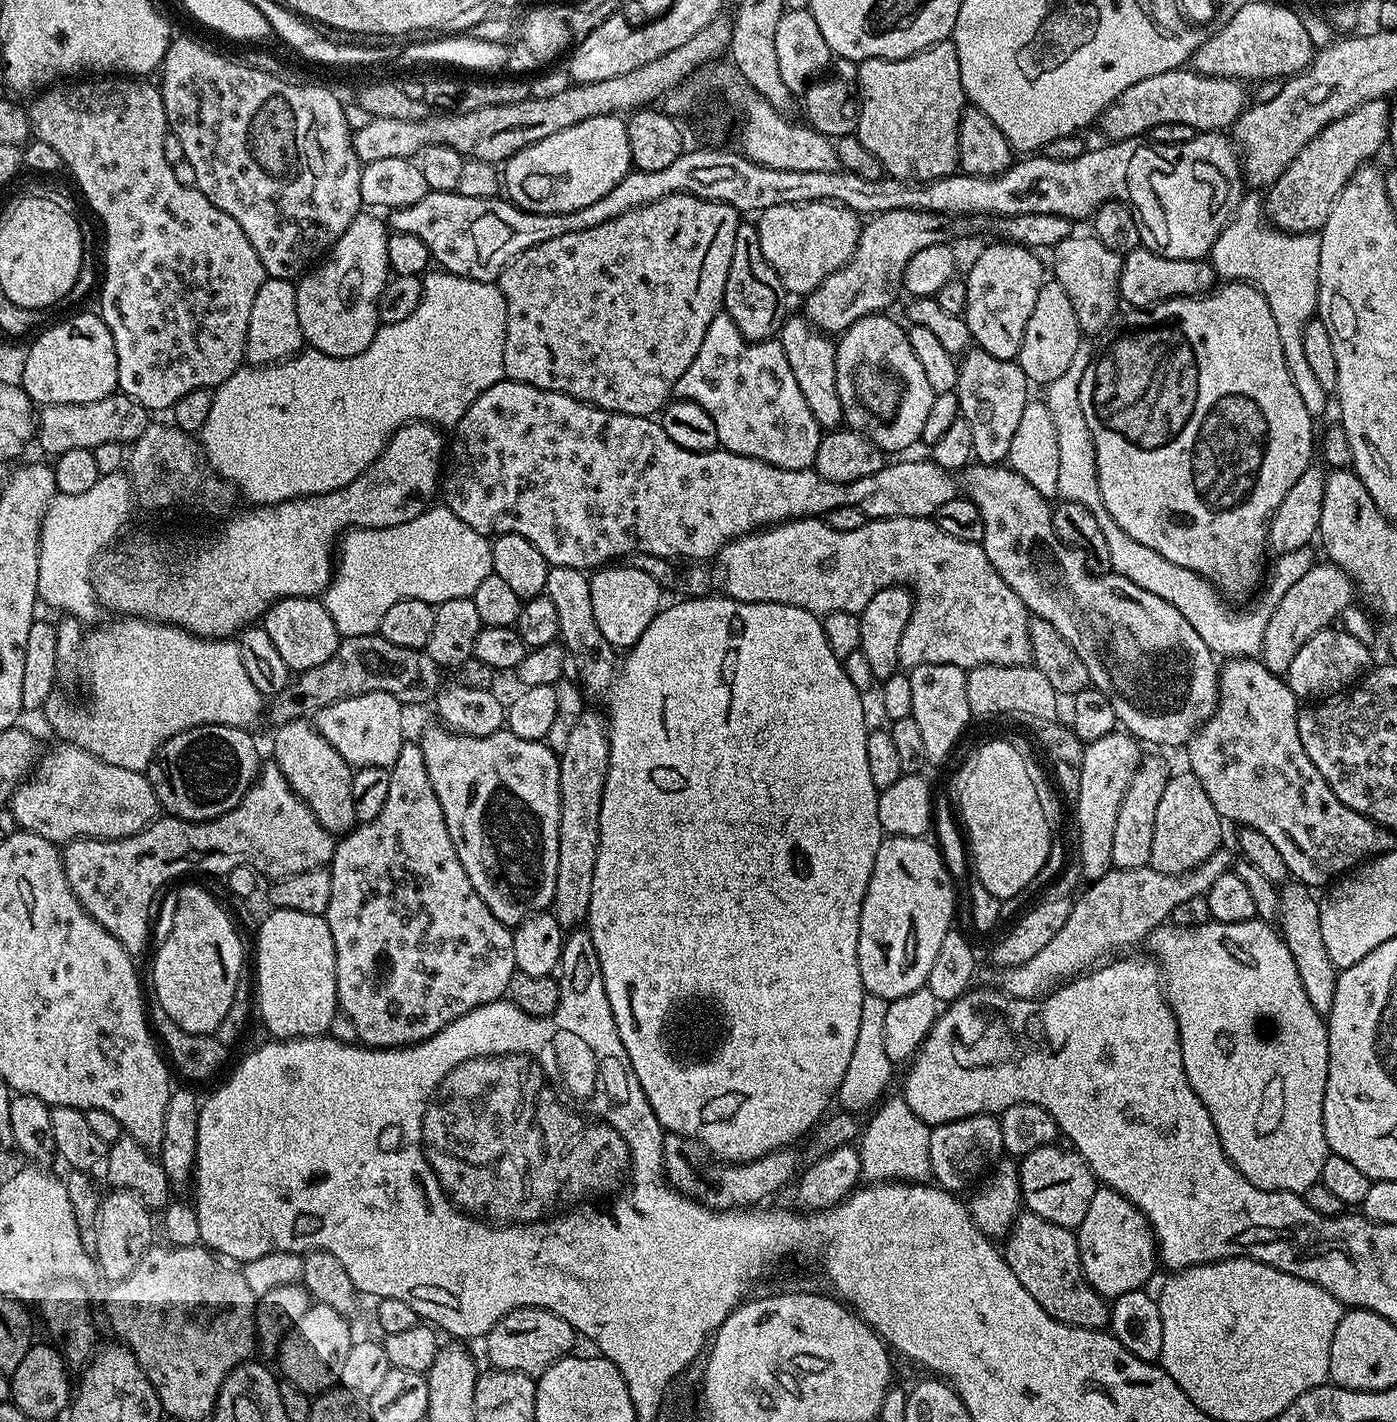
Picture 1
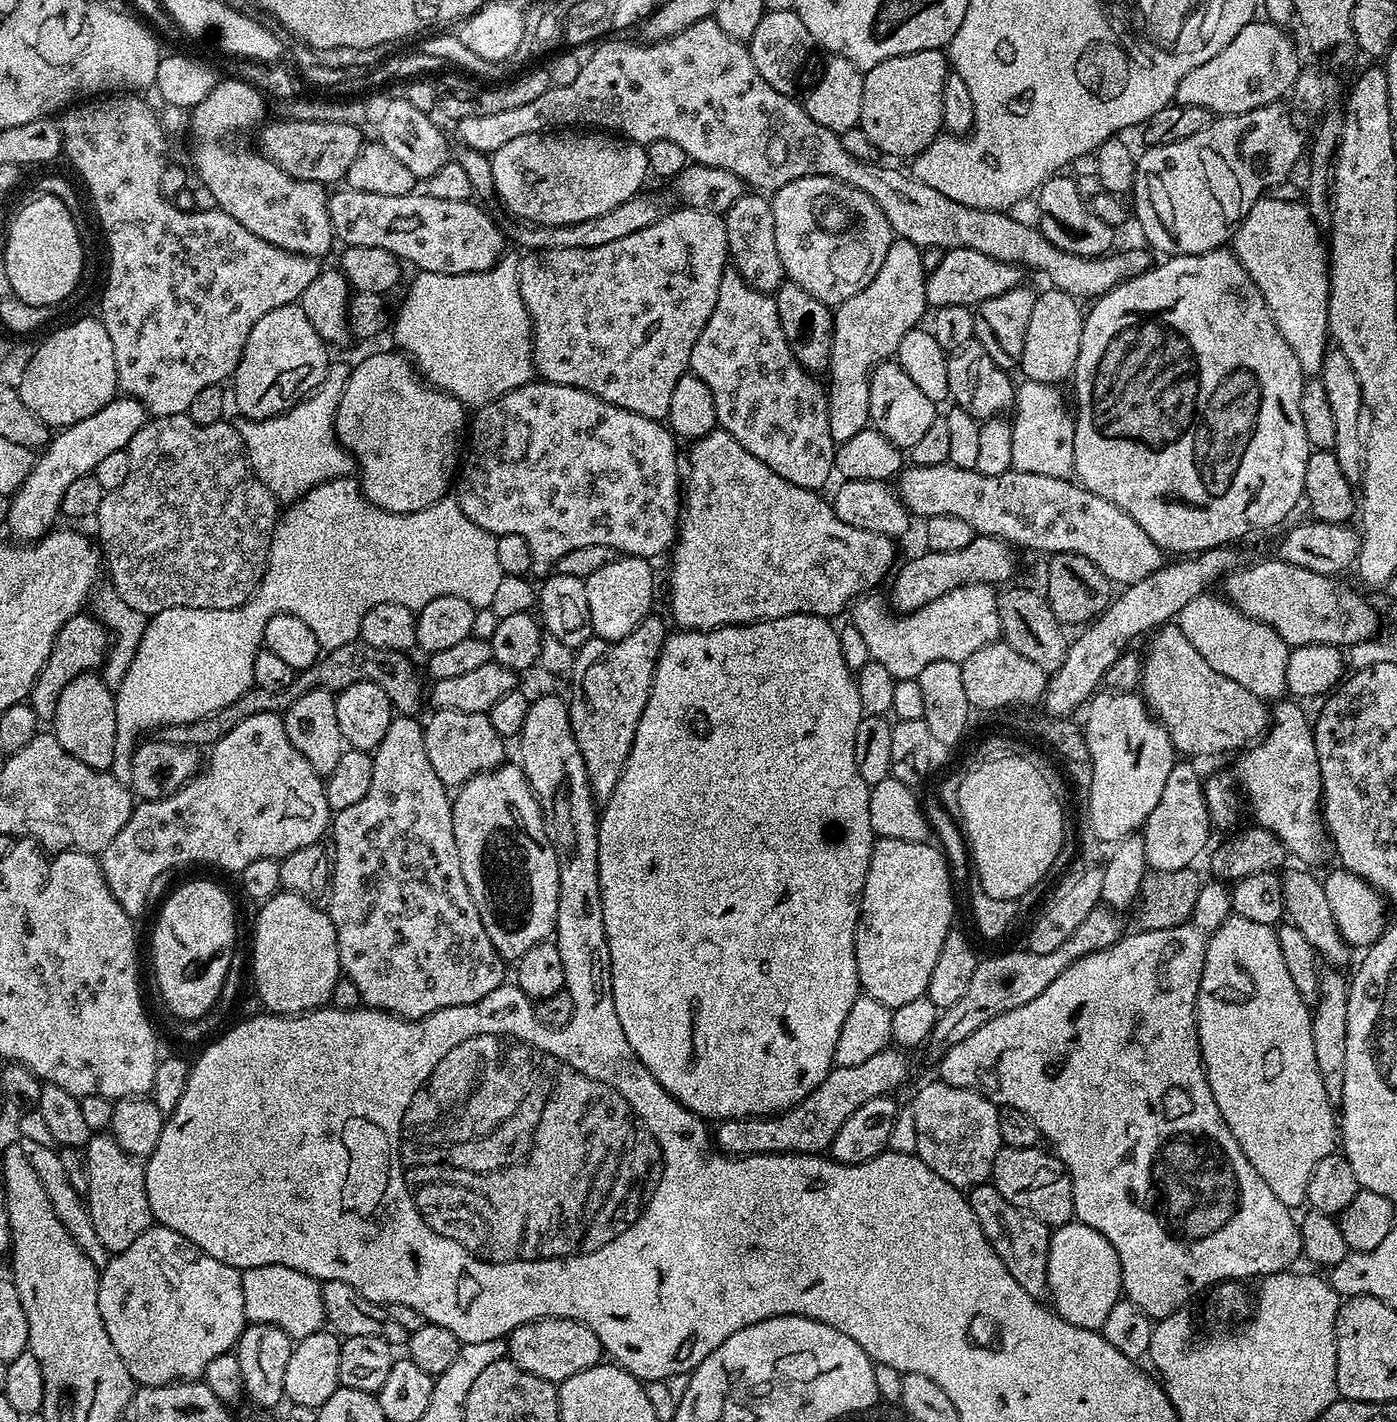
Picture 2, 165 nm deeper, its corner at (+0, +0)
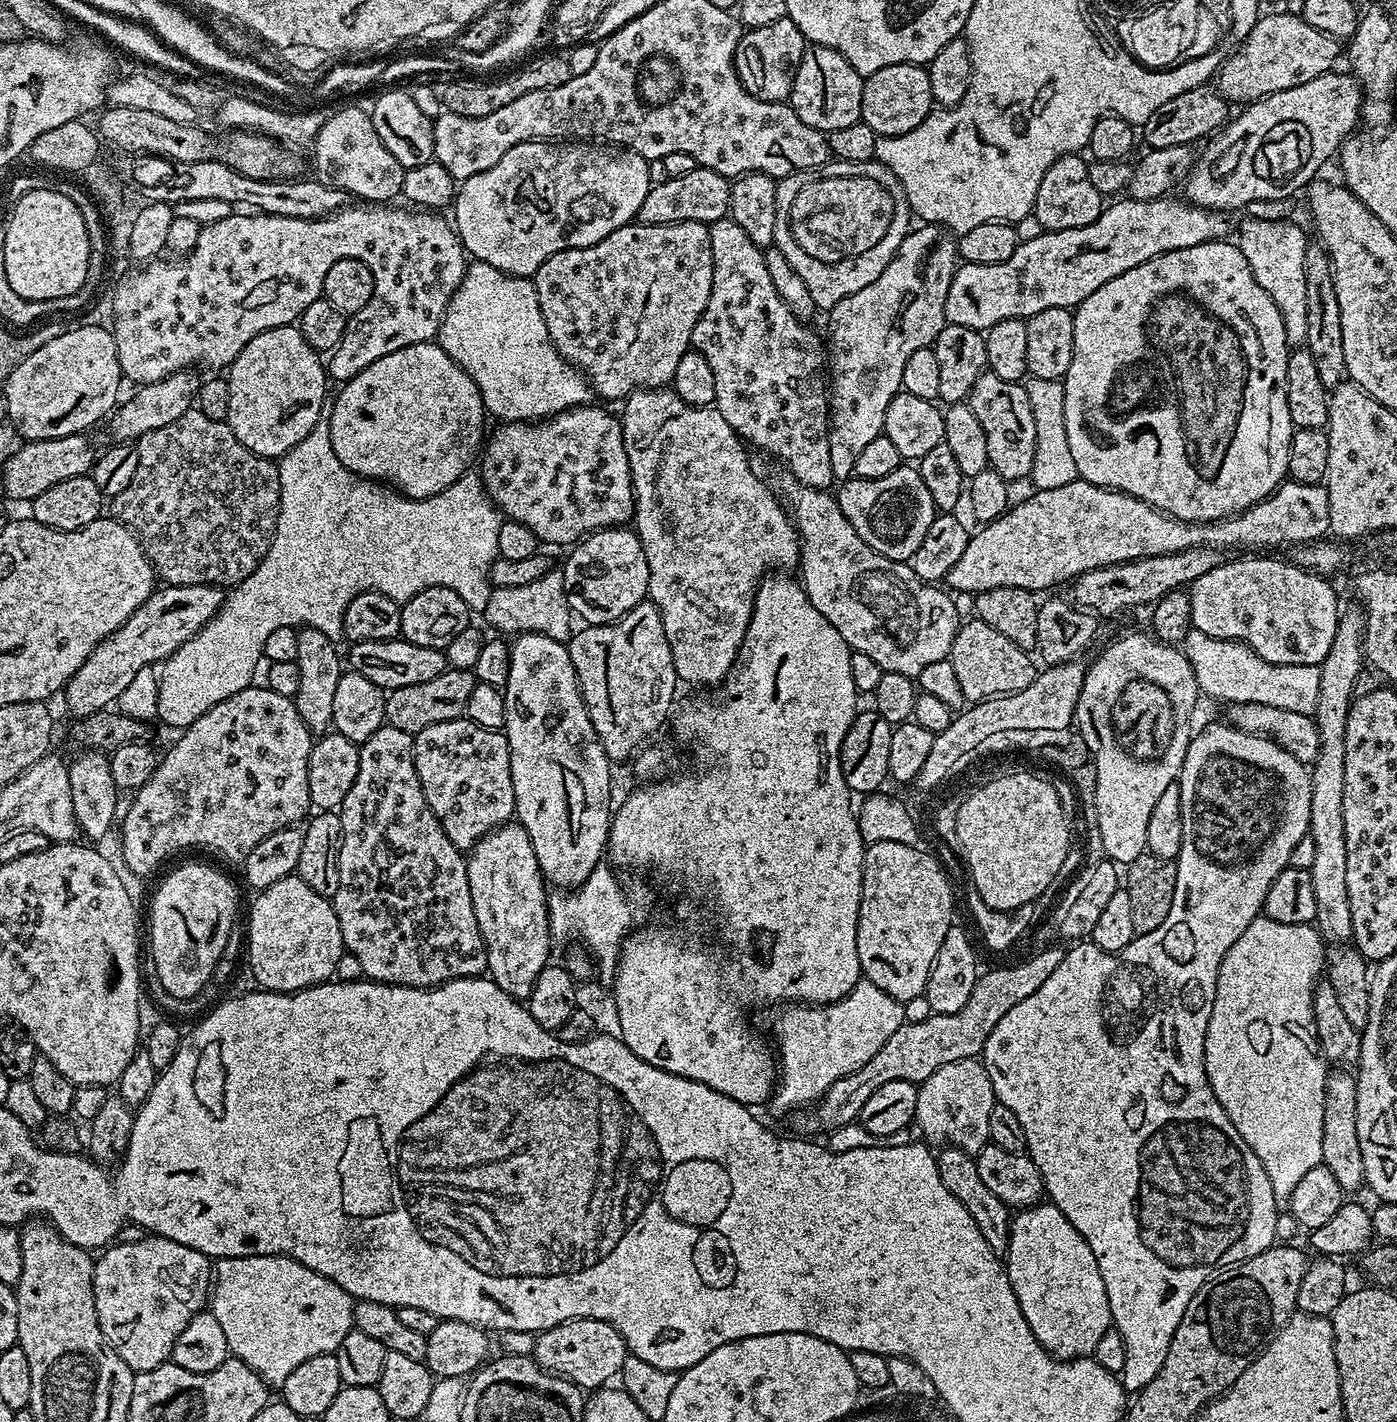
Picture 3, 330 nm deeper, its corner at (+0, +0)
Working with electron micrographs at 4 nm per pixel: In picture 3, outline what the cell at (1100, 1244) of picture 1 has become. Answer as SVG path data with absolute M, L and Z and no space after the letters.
M1041 1202L1017 1211L1011 1217L1008 1229L1006 1267L1010 1286L1014 1286L1014 1294L1018 1298L1018 1306L1040 1345L1058 1360L1091 1357L1102 1334L1106 1334L1106 1330L1112 1327L1110 1302L1106 1298L1102 1274L1098 1274L1094 1250L1090 1250L1086 1238L1082 1238L1082 1234L1074 1230L1066 1214L1062 1214L1062 1210L1058 1210L1051 1202Z

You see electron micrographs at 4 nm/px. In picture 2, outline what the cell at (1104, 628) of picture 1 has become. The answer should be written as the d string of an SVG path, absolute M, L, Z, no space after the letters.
M1169 622L1157 629L1151 637L1152 641L1148 644L1148 657L1142 660L1142 667L1138 672L1138 688L1144 697L1144 703L1148 705L1153 716L1168 729L1168 737L1172 743L1172 747L1176 749L1177 753L1186 755L1188 758L1196 758L1192 756L1216 756L1219 752L1232 752L1243 750L1256 743L1257 740L1263 737L1264 733L1270 727L1270 708L1265 701L1260 697L1250 694L1250 690L1246 690L1246 686L1238 686L1238 682L1226 678L1226 674L1218 674L1218 670L1214 670L1214 666L1206 663L1206 658L1202 658L1202 654L1198 654L1198 650L1194 650L1194 646L1190 646L1190 642L1186 638L1186 634L1182 634L1179 623Z

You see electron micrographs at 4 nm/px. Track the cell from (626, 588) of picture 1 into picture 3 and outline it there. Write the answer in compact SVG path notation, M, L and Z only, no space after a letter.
M631 527L600 528L596 532L589 532L569 552L572 553L569 554L568 561L562 565L566 598L568 607L579 619L580 616L584 619L585 625L612 624L639 604L645 603L650 582L650 566L646 566L646 554L642 550L642 542Z

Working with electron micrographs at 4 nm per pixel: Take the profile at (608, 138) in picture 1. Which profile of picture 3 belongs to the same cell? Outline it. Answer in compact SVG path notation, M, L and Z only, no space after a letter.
M527 140L510 150L506 150L506 154L502 154L502 158L498 158L498 162L494 162L494 166L490 166L490 170L482 170L478 174L466 178L457 187L454 201L454 213L456 212L456 216L454 215L454 227L456 233L460 236L460 241L464 243L465 253L473 261L489 264L511 276L532 278L535 277L536 271L542 266L542 262L546 262L546 258L550 258L562 250L594 246L594 242L602 242L602 238L606 238L614 230L633 223L638 214L638 206L642 206L642 201L645 200L646 194L651 190L654 183L654 177L648 173L648 168L650 168L649 161L645 160L642 154L638 154L629 148L613 146L607 142Z

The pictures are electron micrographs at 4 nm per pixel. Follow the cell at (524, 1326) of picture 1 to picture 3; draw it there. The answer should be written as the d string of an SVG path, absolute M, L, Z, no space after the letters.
M567 1320L536 1336L532 1351L537 1364L582 1390L595 1390L615 1381L622 1362L630 1355L622 1334L605 1320Z

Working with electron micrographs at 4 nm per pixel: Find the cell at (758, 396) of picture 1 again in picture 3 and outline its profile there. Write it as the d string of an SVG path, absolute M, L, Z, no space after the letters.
M730 218L715 220L713 224L708 225L708 233L710 234L710 254L714 254L714 282L710 286L710 302L706 302L706 310L694 326L692 348L700 352L706 358L706 362L710 362L710 371L714 373L714 394L716 395L714 407L722 414L722 418L726 418L726 422L730 422L730 426L741 440L749 445L754 444L756 447L762 448L772 456L777 456L788 467L785 469L796 479L801 480L803 484L811 488L831 489L834 477L830 470L830 442L828 441L830 392L826 387L825 341L814 329L808 328L812 326L806 326L805 321L801 320L799 316L795 316L786 306L786 302L782 302L782 298L778 298L778 290L774 290L774 282L770 282L770 273L766 270L763 251L758 246L754 246L750 234L746 234L746 230L742 230L742 226L738 226L738 222L734 222Z

